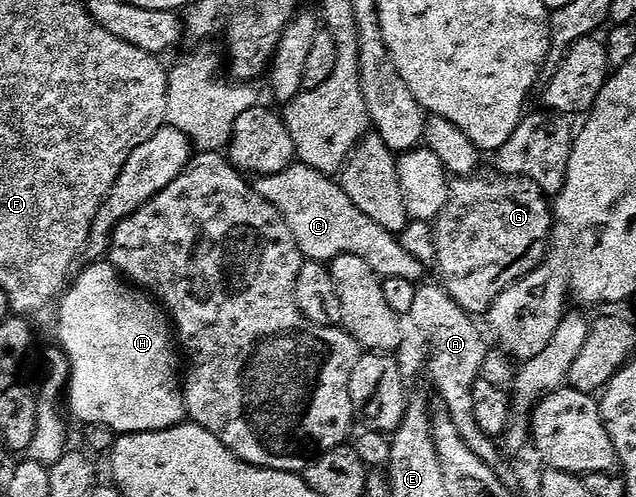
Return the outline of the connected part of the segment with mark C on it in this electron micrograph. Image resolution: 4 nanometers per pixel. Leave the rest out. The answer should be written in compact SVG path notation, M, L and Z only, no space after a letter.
M293 165L282 173L257 178L254 186L267 203L278 209L286 225L290 225L290 233L294 233L294 241L298 241L305 260L327 264L339 255L353 255L362 257L372 272L384 279L402 277L420 281L425 278L425 264L414 261L414 257L402 249L397 236L382 229L382 225L374 225L374 221L346 197L335 178L303 165Z

